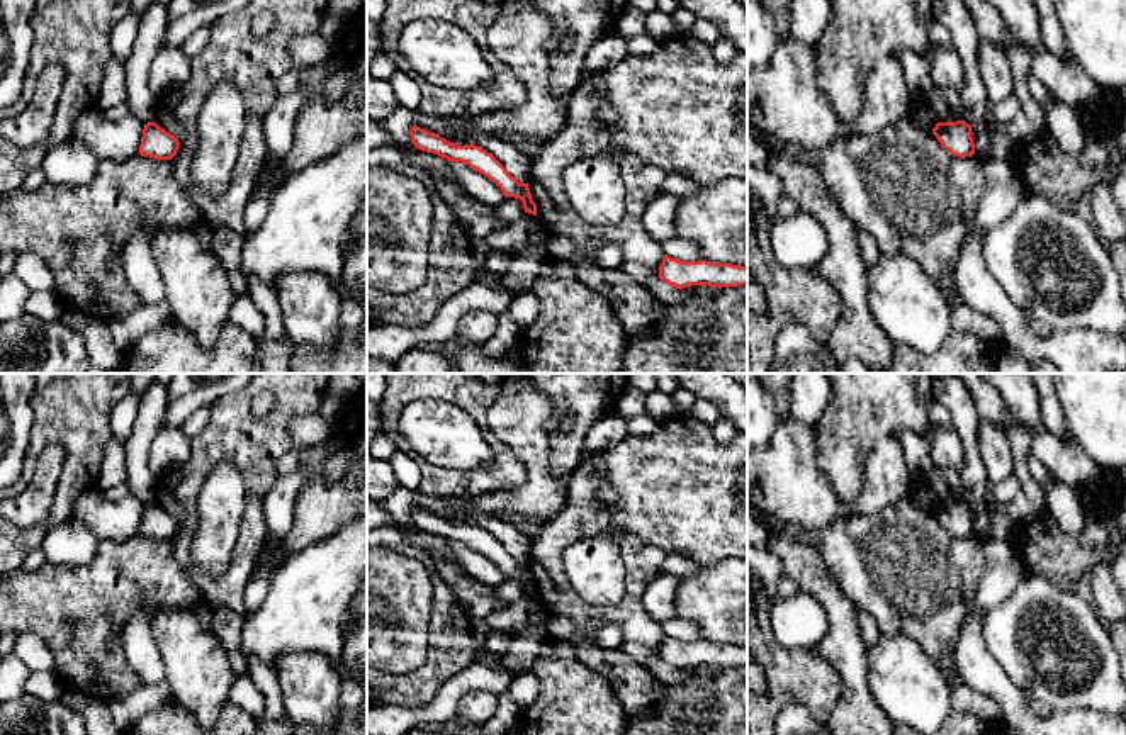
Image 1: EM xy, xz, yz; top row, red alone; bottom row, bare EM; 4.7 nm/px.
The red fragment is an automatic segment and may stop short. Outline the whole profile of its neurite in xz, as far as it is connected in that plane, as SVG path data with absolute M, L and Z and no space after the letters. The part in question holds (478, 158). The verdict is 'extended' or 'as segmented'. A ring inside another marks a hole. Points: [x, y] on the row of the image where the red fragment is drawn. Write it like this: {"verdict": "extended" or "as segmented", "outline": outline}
{"verdict": "as segmented", "outline": "M416 124L409 131L414 148L438 154L448 161L462 161L476 171L494 182L504 197L515 197L523 202L523 209L528 214L537 216L537 204L532 199L528 183L518 182L510 171L481 146L457 146L435 132L418 127Z"}

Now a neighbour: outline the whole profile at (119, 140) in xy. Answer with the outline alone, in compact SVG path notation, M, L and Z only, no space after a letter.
M100 107L85 110L73 124L71 137L85 144L100 161L126 161L139 154L144 124L129 110L112 121Z

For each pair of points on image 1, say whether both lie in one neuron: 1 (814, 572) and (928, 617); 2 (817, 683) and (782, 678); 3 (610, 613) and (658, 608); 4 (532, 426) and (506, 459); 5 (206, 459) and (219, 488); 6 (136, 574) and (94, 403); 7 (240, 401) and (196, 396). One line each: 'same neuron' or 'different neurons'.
1: different neurons
2: same neuron
3: different neurons
4: different neurons
5: different neurons
6: different neurons
7: different neurons

